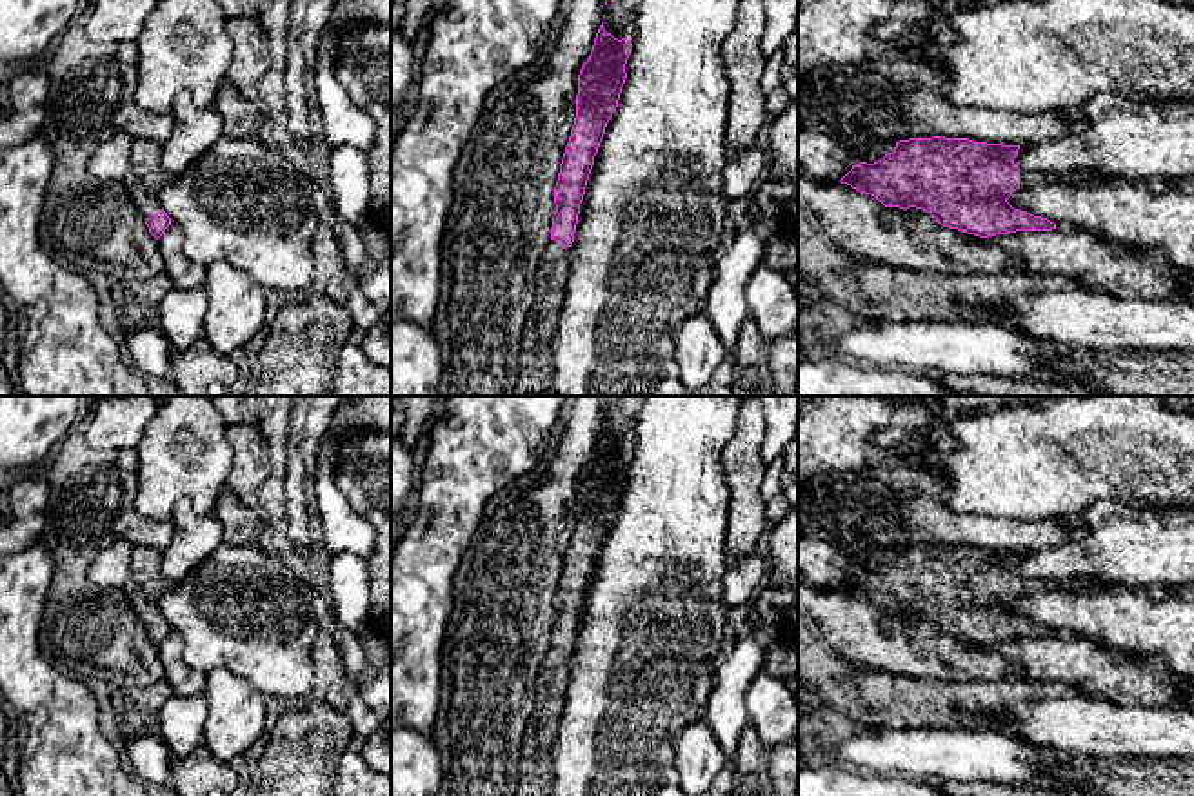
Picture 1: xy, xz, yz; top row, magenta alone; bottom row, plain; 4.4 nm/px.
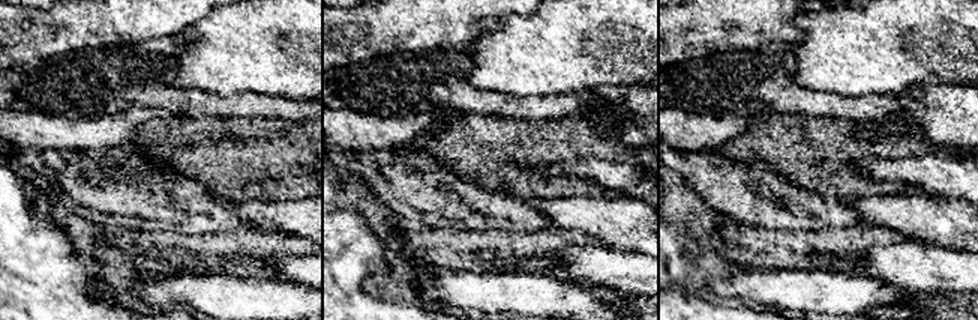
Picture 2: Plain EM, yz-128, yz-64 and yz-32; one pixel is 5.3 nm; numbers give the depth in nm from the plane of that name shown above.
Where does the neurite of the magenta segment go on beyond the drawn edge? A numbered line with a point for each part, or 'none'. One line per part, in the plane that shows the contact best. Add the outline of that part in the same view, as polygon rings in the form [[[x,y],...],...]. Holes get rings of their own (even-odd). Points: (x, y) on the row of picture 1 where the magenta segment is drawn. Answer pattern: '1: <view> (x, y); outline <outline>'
1: xz (535, 368); outline [[[549,240],[536,269],[536,291],[523,331],[512,396],[554,396],[552,336],[563,305],[571,247]]]

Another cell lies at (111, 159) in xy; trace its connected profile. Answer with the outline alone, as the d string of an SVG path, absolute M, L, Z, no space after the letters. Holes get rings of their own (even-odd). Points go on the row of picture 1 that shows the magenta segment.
M116 131L102 142L87 162L89 178L102 182L122 182L131 165L133 136Z

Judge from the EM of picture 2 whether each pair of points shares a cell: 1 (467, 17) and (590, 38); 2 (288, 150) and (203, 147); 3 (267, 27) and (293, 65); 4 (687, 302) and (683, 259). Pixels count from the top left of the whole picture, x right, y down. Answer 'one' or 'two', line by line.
1: two
2: one
3: one
4: one

